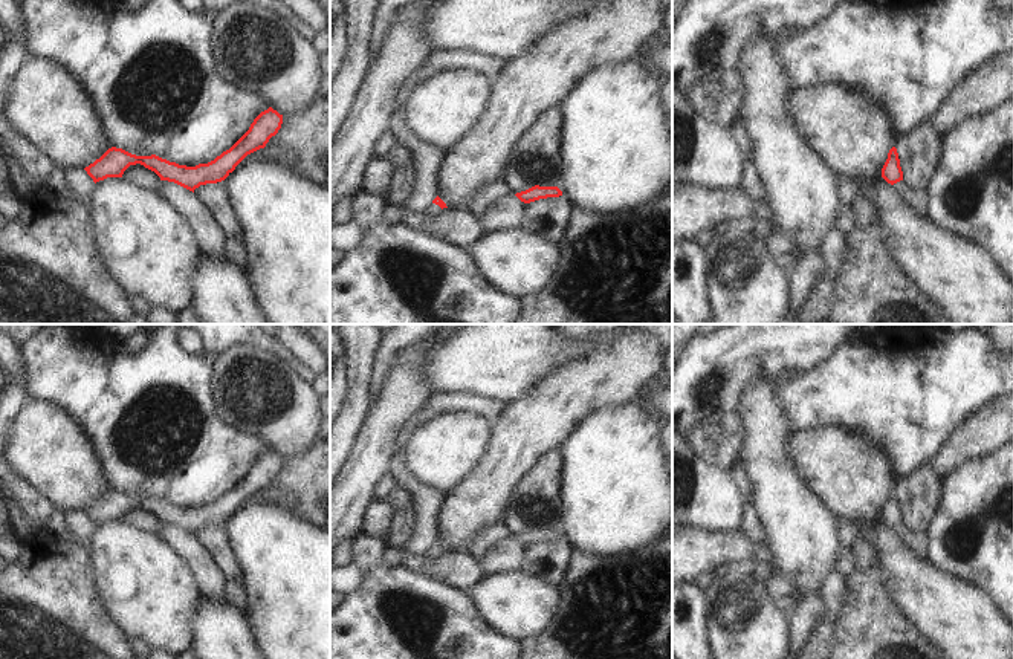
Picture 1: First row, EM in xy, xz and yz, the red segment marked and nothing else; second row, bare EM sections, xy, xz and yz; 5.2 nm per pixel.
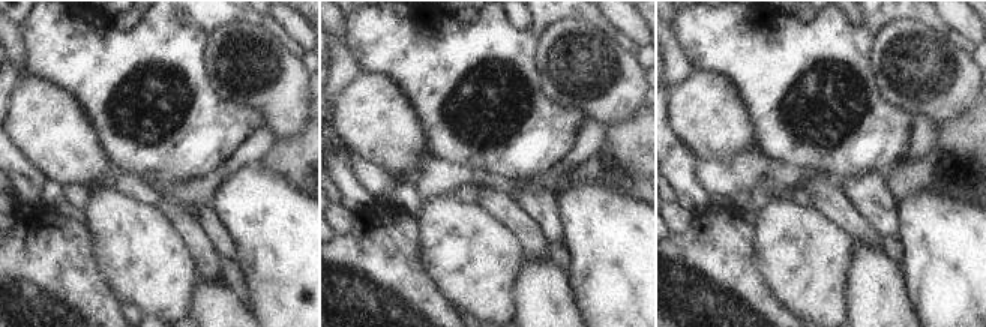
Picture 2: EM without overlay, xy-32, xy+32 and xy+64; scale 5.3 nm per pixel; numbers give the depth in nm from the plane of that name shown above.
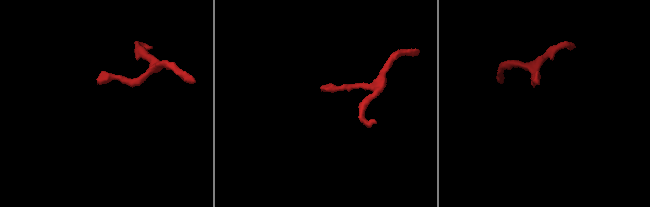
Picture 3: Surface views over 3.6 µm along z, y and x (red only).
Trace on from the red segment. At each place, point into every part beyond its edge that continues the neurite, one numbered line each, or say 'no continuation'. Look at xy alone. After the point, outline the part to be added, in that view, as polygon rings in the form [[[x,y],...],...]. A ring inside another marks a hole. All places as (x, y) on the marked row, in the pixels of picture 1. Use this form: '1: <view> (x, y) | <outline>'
no continuation

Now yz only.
1: yz (917, 199) | [[[903,180],[894,183],[894,188],[901,193],[903,199],[921,216],[927,216],[927,193],[909,188]]]

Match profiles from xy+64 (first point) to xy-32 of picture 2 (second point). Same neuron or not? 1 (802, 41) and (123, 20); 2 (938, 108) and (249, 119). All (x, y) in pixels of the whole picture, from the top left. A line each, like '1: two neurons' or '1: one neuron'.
1: two neurons
2: two neurons

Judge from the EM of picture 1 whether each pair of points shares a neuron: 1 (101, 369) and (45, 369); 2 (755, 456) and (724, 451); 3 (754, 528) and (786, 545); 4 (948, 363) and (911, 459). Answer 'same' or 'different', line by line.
1: same
2: different
3: different
4: same

